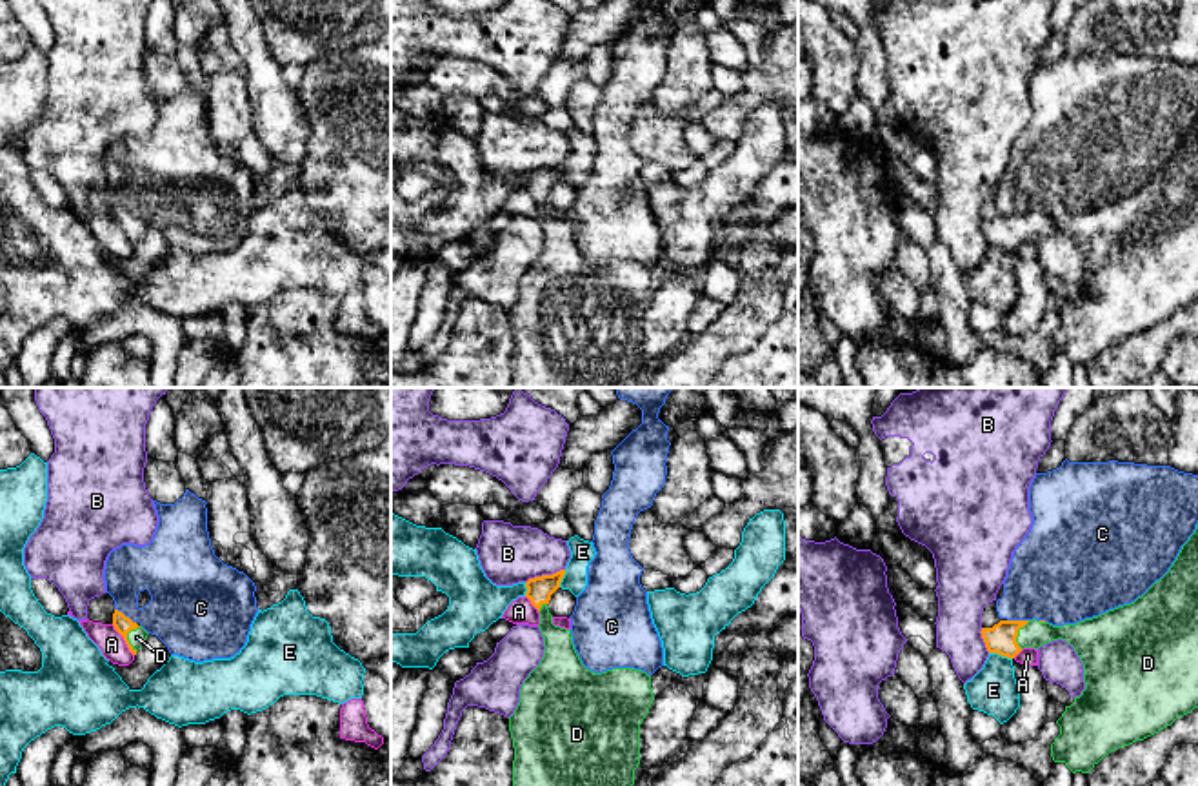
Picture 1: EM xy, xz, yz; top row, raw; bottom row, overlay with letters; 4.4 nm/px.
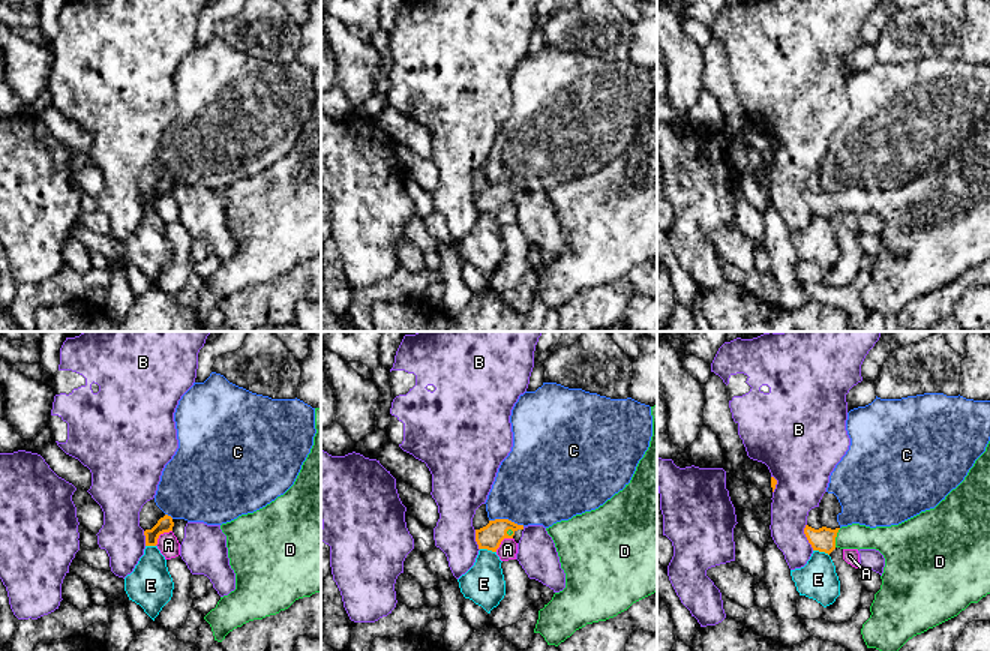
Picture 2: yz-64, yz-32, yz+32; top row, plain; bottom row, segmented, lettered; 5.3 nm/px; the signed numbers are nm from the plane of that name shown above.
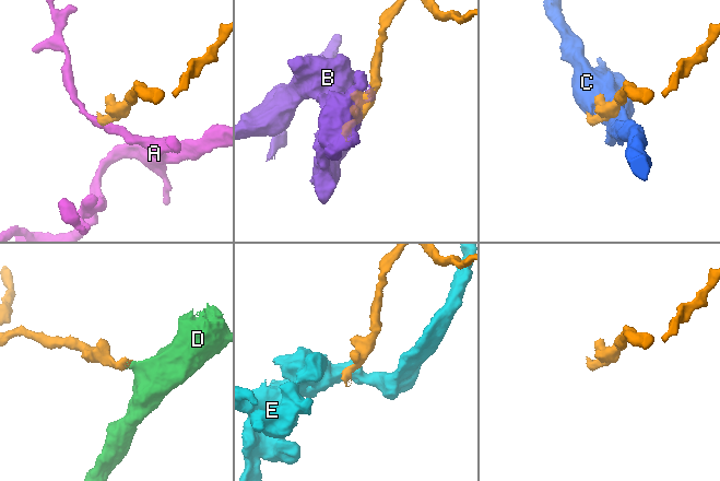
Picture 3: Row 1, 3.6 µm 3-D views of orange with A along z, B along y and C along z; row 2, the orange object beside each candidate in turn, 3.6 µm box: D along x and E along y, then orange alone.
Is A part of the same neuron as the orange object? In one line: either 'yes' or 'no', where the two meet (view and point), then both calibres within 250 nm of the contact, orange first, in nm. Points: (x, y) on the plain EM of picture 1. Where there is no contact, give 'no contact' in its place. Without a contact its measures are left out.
no; meets orange in xy at (124, 231); 80 nm thick on the orange side, 120 nm on the other

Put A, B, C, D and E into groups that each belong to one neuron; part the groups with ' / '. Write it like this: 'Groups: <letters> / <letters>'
Groups: A / B C / D / E

